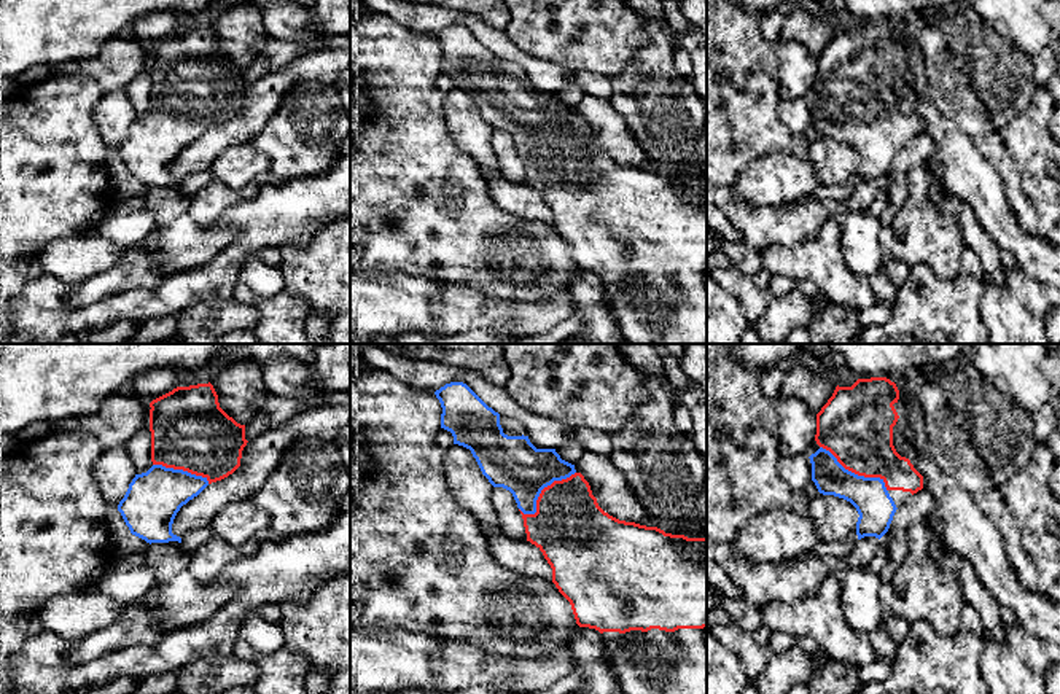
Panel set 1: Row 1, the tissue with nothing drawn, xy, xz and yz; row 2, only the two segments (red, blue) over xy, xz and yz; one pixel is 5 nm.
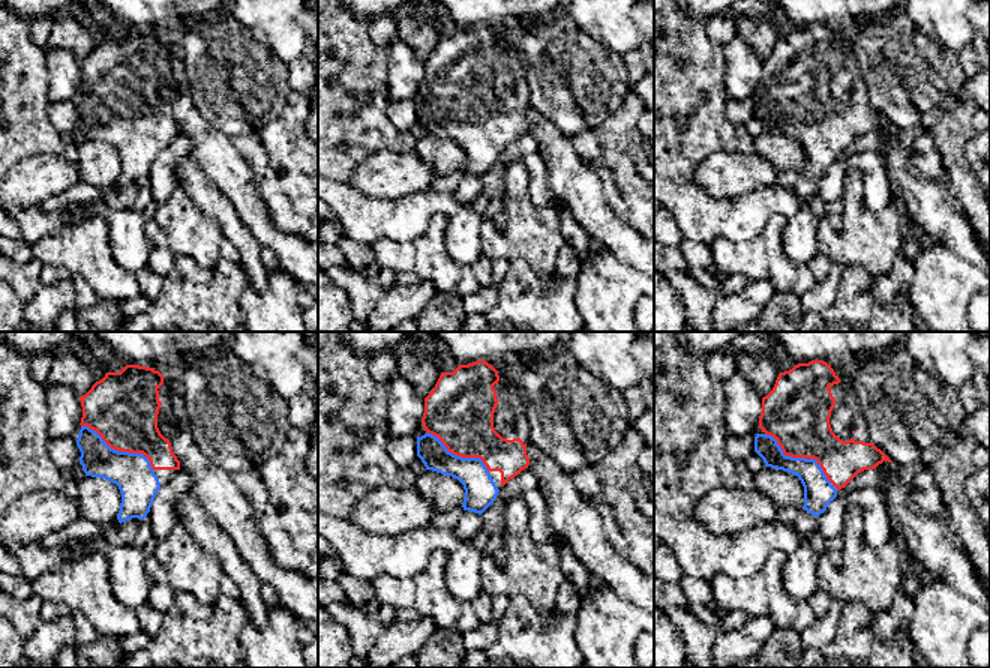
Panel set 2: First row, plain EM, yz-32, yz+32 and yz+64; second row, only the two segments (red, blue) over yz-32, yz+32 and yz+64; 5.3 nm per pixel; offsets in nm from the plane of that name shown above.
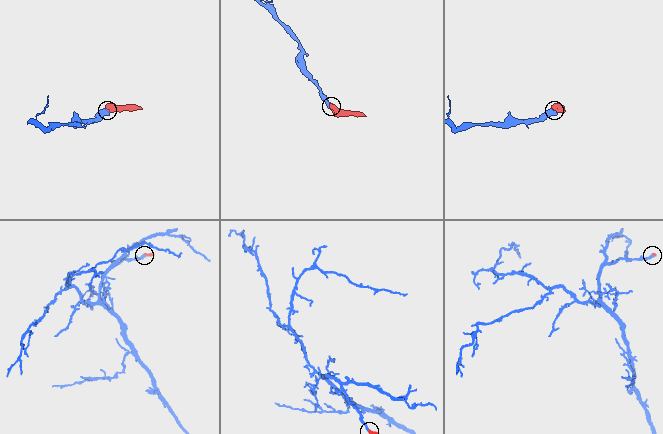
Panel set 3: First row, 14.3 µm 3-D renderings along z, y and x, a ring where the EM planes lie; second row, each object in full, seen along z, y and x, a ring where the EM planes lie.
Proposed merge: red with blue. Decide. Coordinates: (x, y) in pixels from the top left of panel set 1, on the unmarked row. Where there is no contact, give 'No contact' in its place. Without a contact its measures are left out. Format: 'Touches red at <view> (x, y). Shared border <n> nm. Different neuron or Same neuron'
Touches red at yz (857, 116). Shared border 420 nm. Same neuron

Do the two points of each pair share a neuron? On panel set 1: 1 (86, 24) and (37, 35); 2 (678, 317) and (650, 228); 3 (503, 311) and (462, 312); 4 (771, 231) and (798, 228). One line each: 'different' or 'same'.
1: same
2: same
3: same
4: same

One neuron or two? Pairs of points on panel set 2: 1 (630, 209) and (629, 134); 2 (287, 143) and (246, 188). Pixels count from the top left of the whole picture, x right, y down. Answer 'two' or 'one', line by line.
1: one
2: two

